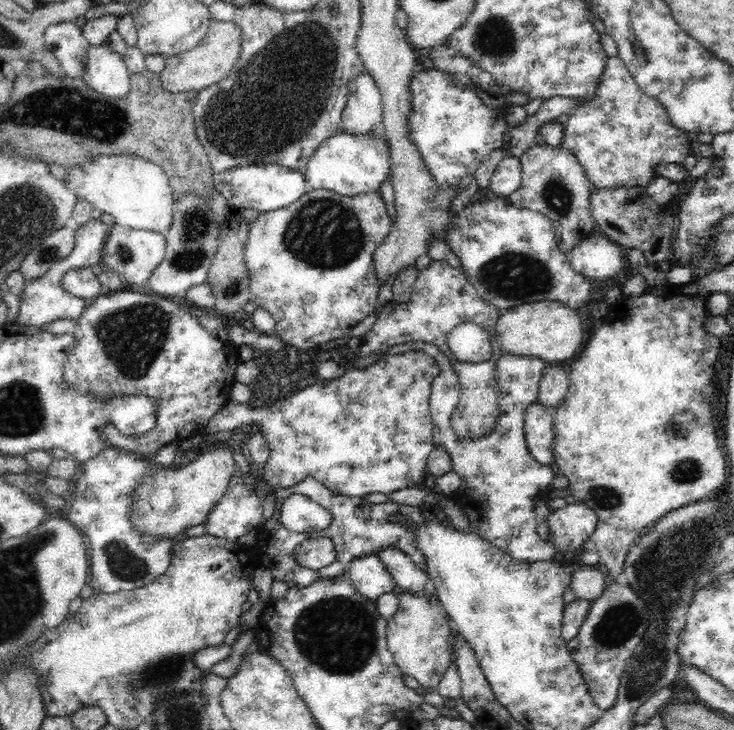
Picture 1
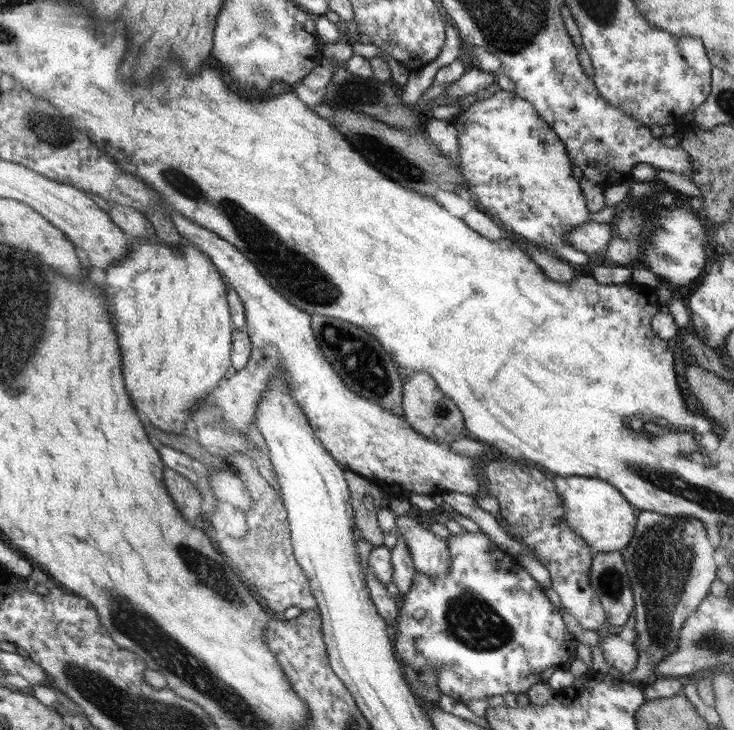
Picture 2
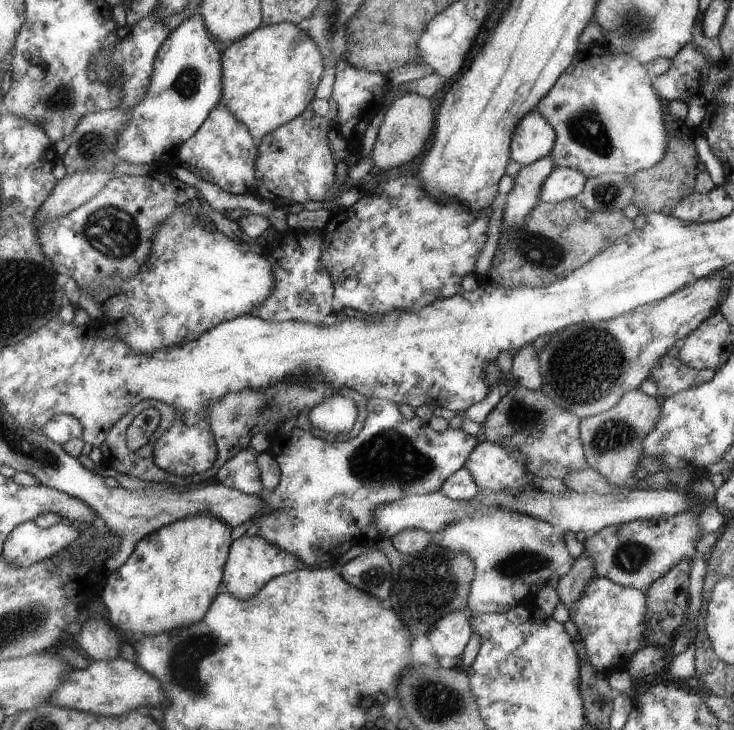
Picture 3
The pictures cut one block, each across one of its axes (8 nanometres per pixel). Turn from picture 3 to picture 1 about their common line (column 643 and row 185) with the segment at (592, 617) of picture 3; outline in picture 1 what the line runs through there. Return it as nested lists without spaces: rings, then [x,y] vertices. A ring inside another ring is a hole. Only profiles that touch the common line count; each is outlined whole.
[[[618,55],[607,60],[595,95],[587,103],[572,110],[563,125],[565,131],[560,148],[564,147],[576,155],[594,189],[647,188],[657,177],[656,168],[660,164],[680,164],[691,155],[691,141],[686,131],[672,124],[666,108],[657,98],[641,91]]]

